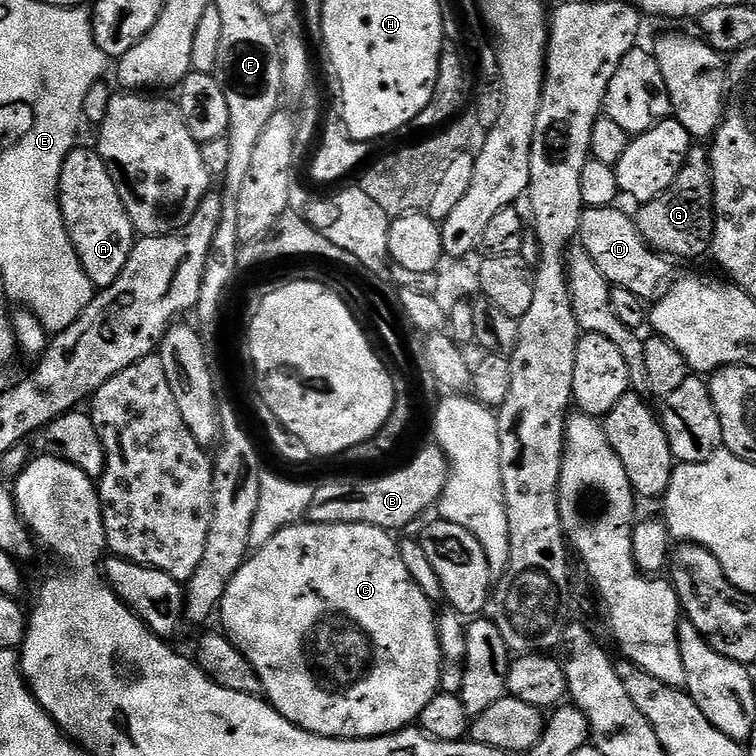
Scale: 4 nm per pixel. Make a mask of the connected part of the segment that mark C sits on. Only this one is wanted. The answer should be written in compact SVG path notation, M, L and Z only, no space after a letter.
M311 522L292 524L289 528L283 528L278 534L274 534L274 538L270 538L270 542L266 542L266 546L255 549L245 560L244 565L240 567L238 574L234 574L234 578L230 578L230 586L226 586L226 594L222 601L222 613L224 612L222 631L224 635L252 663L254 670L258 670L258 678L264 687L263 695L268 703L275 708L276 712L285 716L291 724L296 724L307 732L313 732L315 736L330 736L334 740L373 740L376 736L390 736L393 732L402 732L405 728L415 725L419 721L422 710L426 710L426 705L430 703L430 698L434 698L437 692L440 691L440 665L443 664L444 659L440 653L440 642L438 640L438 630L436 629L438 612L433 602L428 600L426 594L416 585L409 570L406 570L406 565L400 557L397 541L392 541L392 536L391 531L375 528L369 524L313 524Z

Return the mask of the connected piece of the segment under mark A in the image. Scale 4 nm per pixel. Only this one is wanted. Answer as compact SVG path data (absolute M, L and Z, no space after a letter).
M83 146L73 148L62 166L59 198L68 237L78 254L78 262L82 262L82 270L86 270L86 278L90 278L93 289L110 287L118 278L118 274L122 274L130 258L130 250L138 239L138 233L132 227L130 214L126 214L126 206L118 194L118 186L114 186L114 178L110 178L110 170L106 170L106 162L101 158L99 151L92 149L91 152Z

